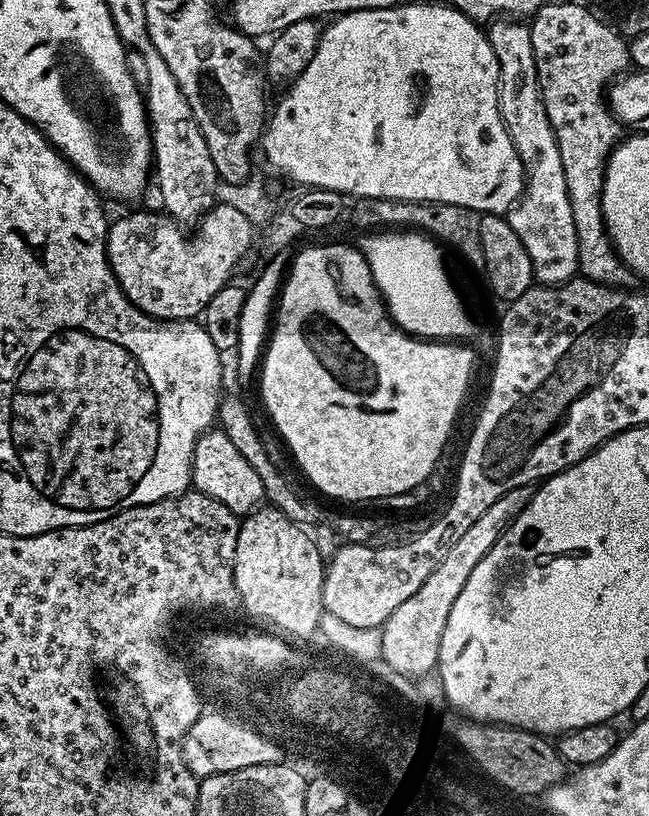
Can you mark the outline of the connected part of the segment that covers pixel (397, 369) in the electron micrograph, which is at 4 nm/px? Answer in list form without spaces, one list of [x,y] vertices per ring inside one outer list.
[[[324,244],[321,248],[308,248],[295,254],[290,271],[282,284],[278,296],[278,311],[274,316],[274,327],[262,356],[262,367],[258,372],[258,396],[262,408],[272,415],[282,439],[288,443],[294,459],[300,463],[308,480],[320,492],[333,496],[336,500],[378,500],[384,502],[388,496],[402,494],[419,484],[429,483],[432,471],[448,444],[448,435],[452,432],[452,423],[464,404],[464,395],[468,392],[468,383],[472,380],[472,363],[478,359],[477,353],[467,348],[464,342],[441,342],[439,339],[417,338],[409,335],[397,326],[389,313],[388,305],[375,284],[374,274],[367,258],[360,249],[348,244]]]

